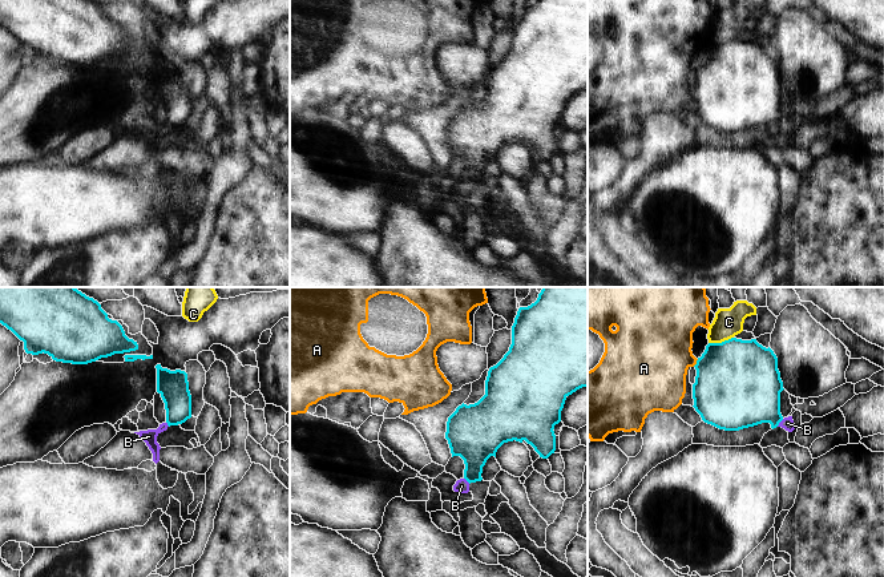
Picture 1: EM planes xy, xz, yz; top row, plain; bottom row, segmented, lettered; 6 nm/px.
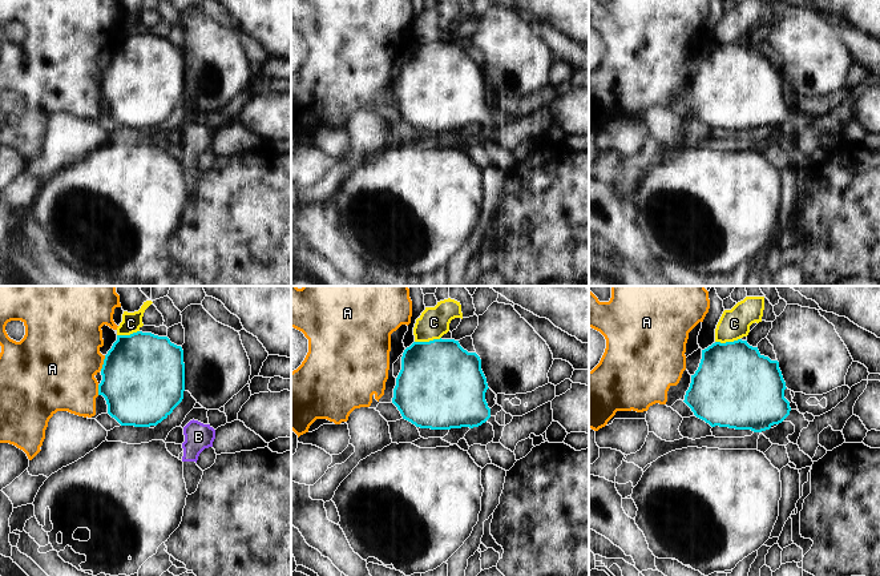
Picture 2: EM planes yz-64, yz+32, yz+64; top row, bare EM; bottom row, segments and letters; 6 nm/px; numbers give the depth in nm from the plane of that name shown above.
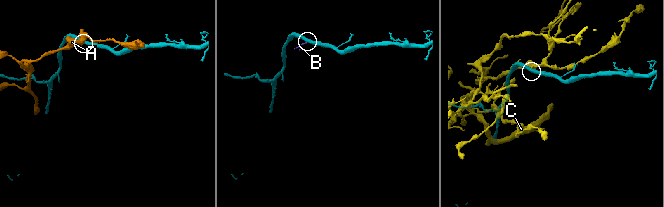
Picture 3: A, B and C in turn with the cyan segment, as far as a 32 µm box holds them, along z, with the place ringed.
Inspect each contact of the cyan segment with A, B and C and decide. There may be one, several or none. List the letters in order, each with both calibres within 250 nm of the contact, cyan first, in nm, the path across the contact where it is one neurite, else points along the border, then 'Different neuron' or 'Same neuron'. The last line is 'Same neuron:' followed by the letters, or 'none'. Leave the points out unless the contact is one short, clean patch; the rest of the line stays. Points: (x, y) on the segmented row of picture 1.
A: Thickness 460 nm (cyan) against 420 nm. Different neuron
B: Thickness 380 nm (cyan) against 80 nm. Path across: yz (749, 394), (779, 422), (787, 423). Same neuron
C: Thickness 500 nm (cyan) against 180 nm. Boundary: yz (733, 337), (709, 343). Different neuron
Same neuron: B.

